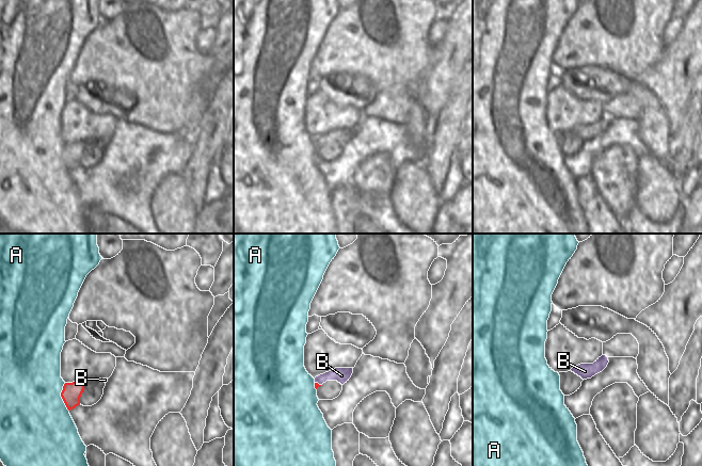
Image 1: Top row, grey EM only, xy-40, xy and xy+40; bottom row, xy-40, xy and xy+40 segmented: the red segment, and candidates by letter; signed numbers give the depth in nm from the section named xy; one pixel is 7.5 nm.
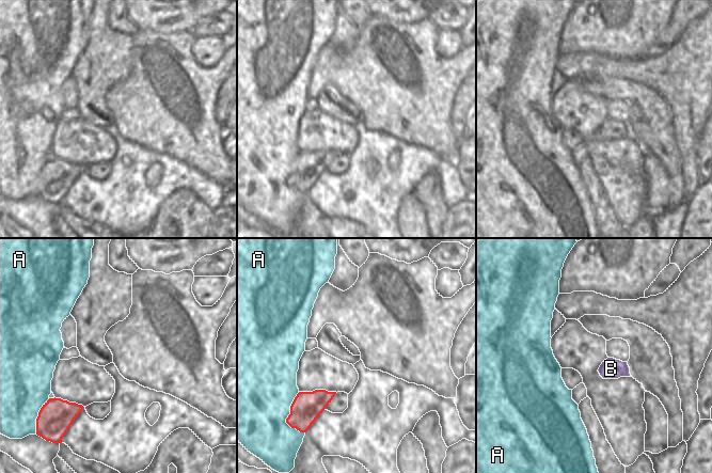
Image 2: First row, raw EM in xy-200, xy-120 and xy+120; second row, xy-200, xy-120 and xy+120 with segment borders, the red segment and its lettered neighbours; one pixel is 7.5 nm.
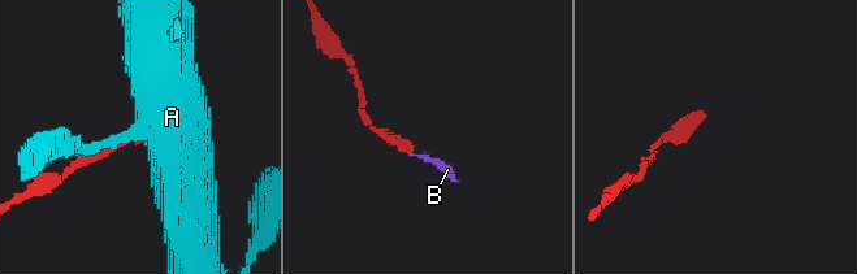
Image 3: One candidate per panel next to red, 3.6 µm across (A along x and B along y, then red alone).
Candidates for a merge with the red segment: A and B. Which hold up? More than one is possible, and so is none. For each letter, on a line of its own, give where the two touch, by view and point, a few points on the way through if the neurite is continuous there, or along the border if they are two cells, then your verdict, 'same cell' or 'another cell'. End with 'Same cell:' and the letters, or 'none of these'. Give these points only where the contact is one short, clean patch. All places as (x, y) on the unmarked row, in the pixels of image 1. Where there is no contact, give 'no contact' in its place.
A: meets red in xy-40 at (61, 157); another cell
B: meets red in xy at (317, 144); runs through xy (317, 146), (317, 144), (325, 138), (341, 137); same cell
Same cell: B

